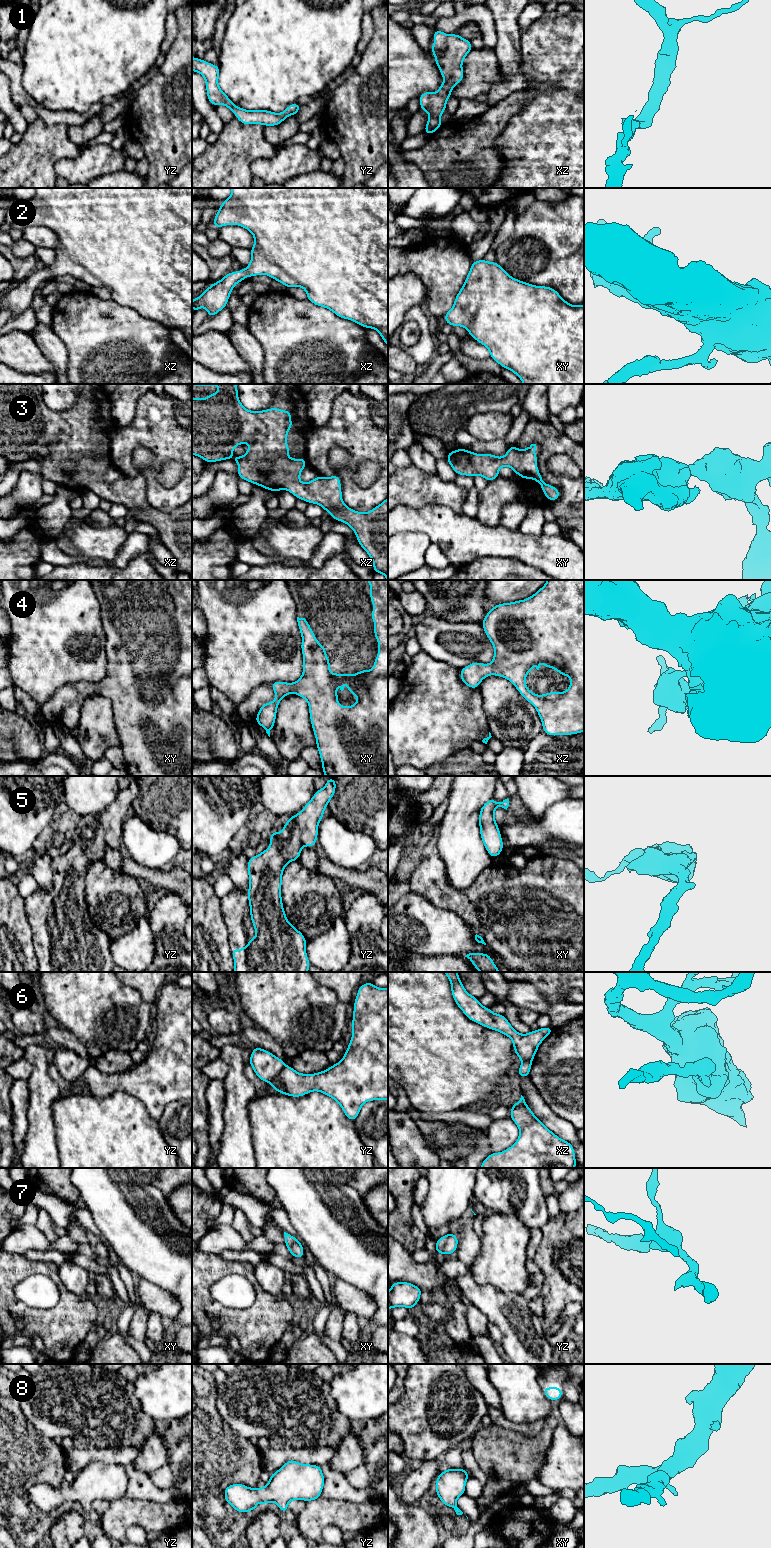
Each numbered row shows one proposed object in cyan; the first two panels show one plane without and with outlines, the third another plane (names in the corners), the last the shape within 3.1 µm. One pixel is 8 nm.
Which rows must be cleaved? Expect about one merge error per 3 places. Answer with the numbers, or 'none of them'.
6

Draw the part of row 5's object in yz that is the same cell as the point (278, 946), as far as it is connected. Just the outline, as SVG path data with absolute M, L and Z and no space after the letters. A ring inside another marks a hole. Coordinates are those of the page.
M327 778L326 785L315 791L311 800L296 815L284 824L280 833L271 831L270 846L262 853L248 859L248 903L252 926L256 936L248 938L248 946L231 949L234 958L234 972L308 972L310 962L306 953L306 938L288 920L284 911L281 887L286 865L297 861L302 847L316 845L318 825L324 818L324 810L336 791L336 779Z

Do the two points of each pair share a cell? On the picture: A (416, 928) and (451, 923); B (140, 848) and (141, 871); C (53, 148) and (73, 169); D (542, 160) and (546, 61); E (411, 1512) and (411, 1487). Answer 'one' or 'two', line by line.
A: one
B: two
C: two
D: one
E: two

